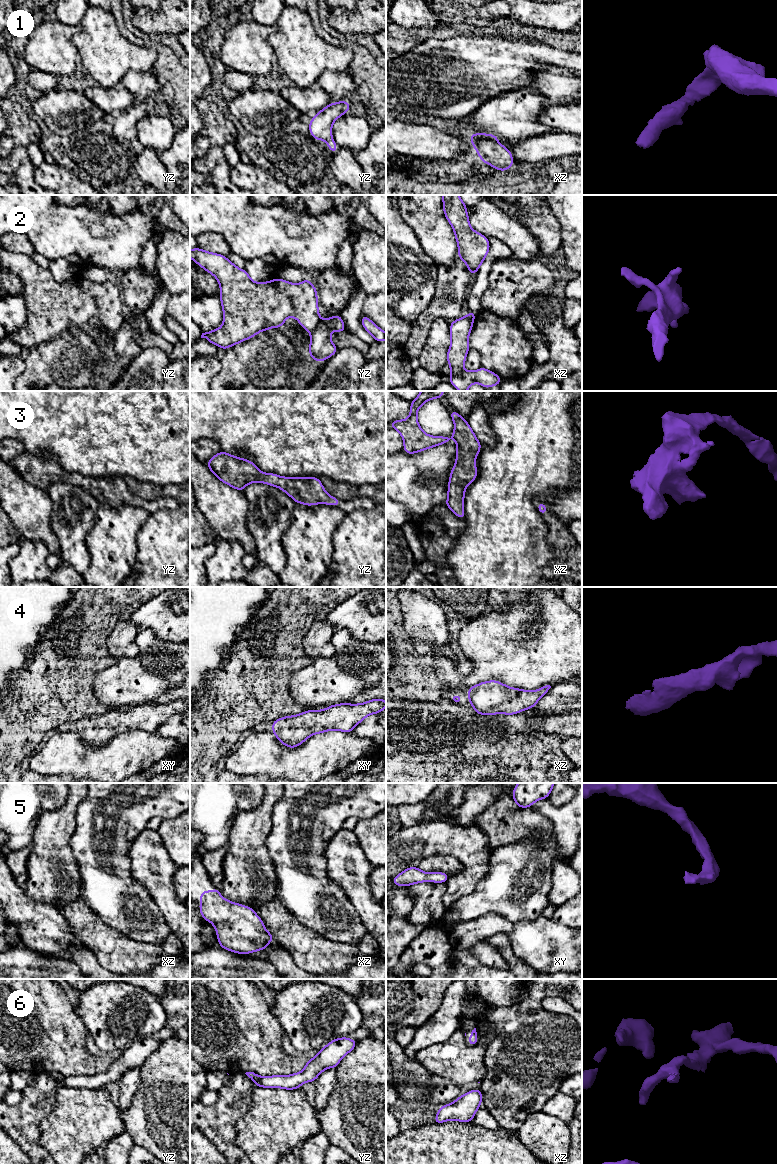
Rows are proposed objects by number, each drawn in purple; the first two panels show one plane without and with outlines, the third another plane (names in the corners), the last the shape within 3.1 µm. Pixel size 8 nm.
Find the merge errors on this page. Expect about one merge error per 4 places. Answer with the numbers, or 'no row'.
2

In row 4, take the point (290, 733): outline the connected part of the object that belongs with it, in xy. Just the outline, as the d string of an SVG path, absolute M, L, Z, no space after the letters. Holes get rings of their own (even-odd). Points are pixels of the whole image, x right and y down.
M382 698L361 704L341 703L324 710L308 710L298 715L285 716L272 723L272 732L288 748L296 748L312 735L339 730L351 731L368 715L381 713L386 707Z

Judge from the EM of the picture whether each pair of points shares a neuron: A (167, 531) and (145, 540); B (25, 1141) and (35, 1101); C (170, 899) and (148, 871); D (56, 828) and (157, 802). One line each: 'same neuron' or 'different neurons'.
A: same neuron
B: same neuron
C: same neuron
D: different neurons

